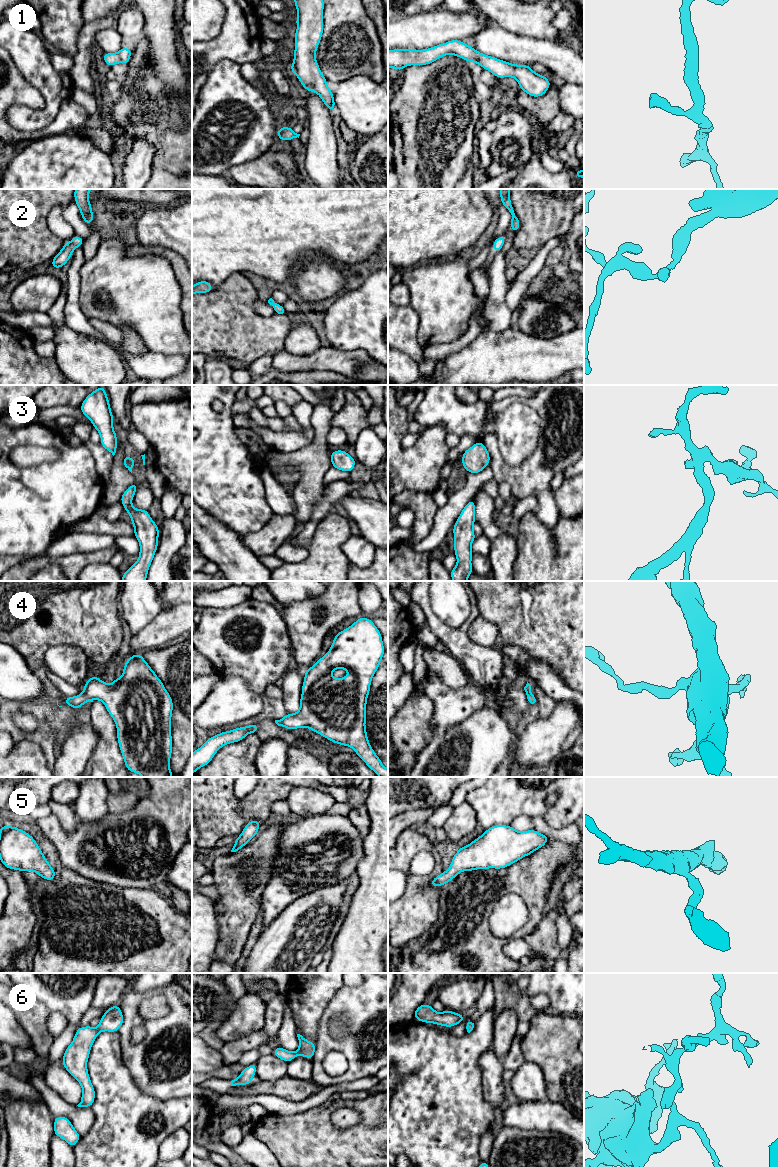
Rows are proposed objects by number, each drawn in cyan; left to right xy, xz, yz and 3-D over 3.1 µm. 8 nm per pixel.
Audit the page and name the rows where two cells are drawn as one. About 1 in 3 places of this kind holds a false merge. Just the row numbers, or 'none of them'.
none of them

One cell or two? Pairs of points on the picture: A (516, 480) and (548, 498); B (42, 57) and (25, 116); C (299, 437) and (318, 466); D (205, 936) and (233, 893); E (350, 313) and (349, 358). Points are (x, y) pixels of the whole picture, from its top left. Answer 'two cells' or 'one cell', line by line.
A: one cell
B: one cell
C: two cells
D: two cells
E: two cells

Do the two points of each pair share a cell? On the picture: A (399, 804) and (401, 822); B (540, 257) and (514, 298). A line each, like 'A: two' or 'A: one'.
A: two
B: one

